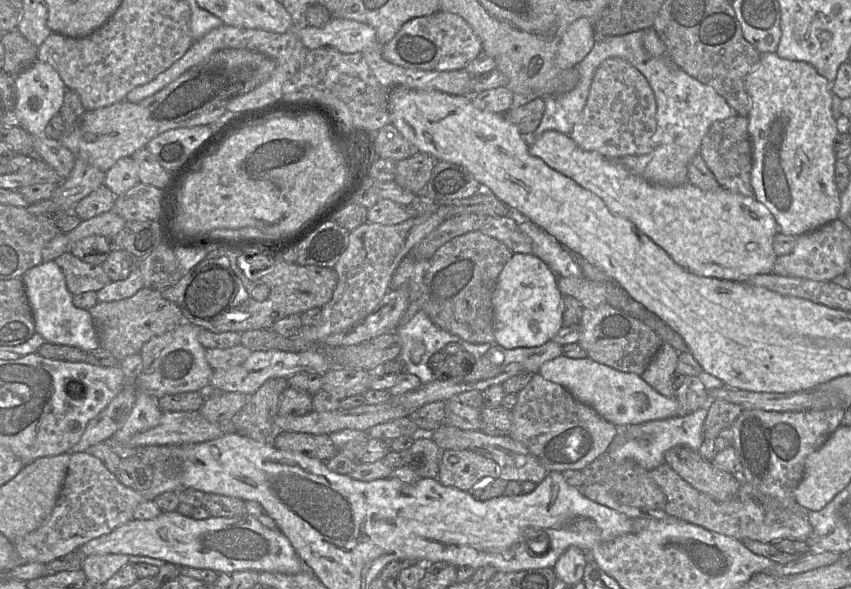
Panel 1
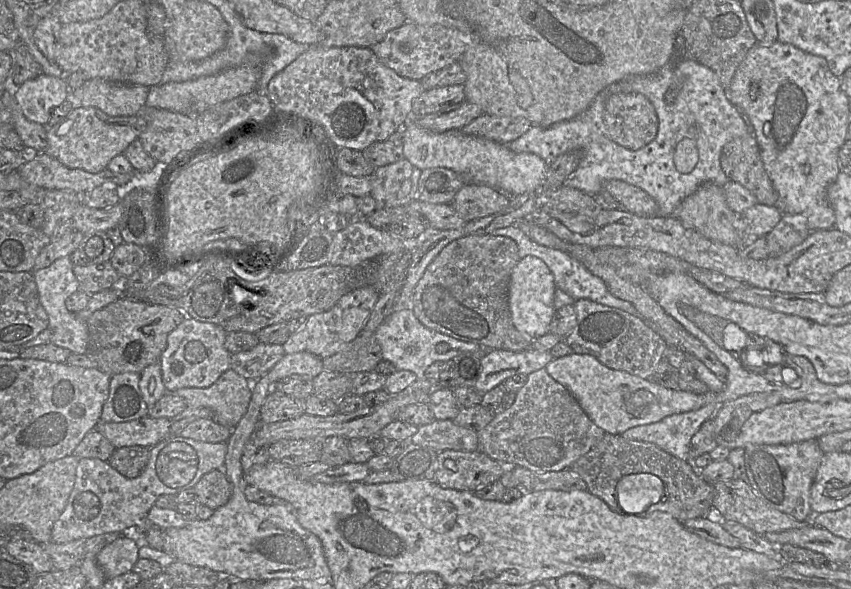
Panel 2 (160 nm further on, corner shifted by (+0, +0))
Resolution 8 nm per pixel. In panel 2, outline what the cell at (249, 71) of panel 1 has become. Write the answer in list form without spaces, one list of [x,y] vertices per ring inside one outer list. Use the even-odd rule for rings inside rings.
[[[74,107],[66,117],[47,130],[46,154],[71,169],[82,169],[93,174],[107,169],[110,161],[124,153],[146,127],[137,115],[112,117],[95,107]]]

